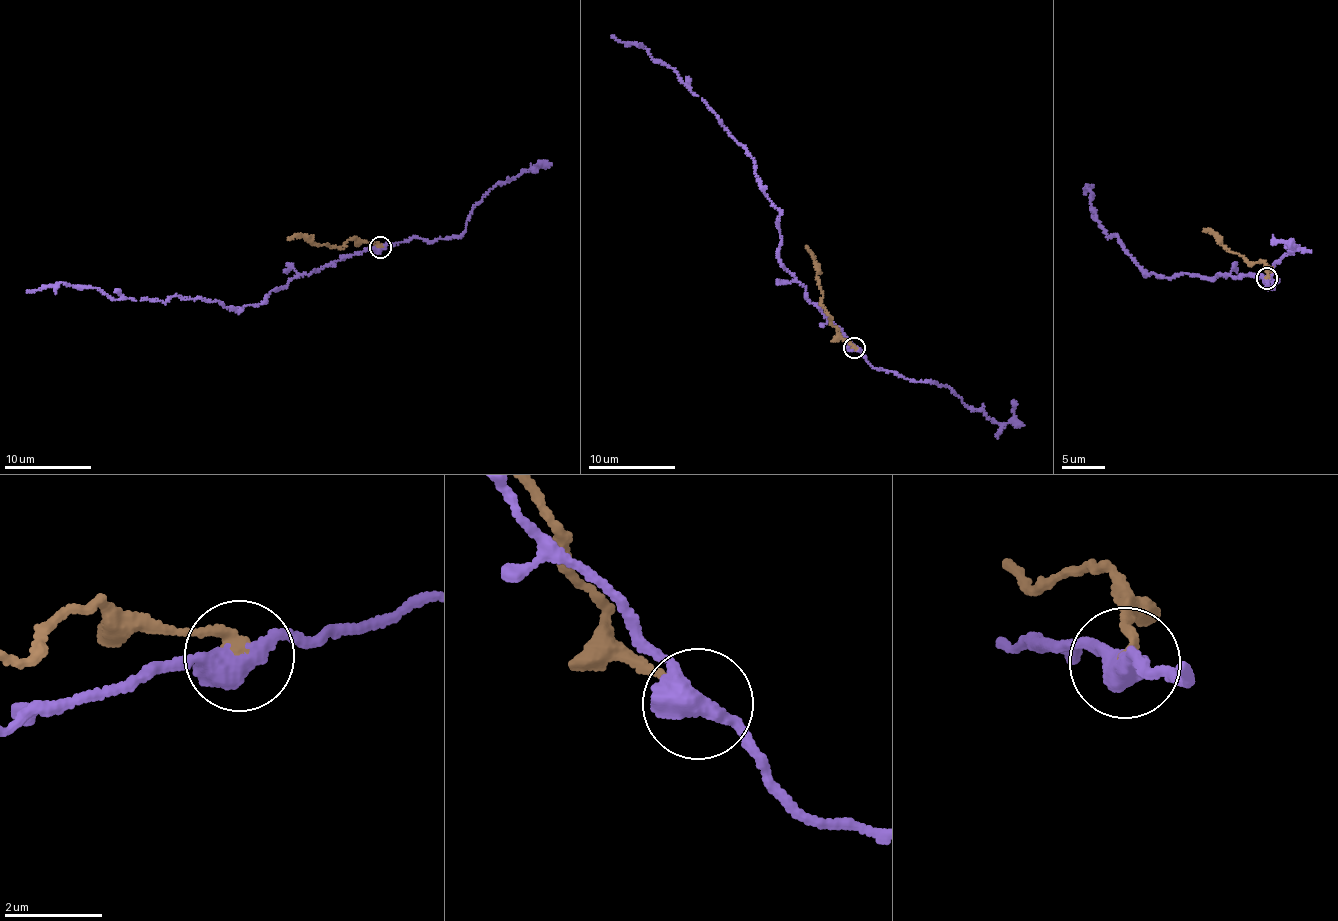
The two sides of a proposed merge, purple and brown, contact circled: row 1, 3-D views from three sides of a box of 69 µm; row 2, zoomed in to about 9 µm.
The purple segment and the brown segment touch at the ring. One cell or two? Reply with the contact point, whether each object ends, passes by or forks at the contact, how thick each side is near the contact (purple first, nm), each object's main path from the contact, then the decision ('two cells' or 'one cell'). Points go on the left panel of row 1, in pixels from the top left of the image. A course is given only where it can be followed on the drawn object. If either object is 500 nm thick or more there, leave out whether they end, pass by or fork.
at (380, 247); purple passes by; brown ends there; 480 nm thick on the purple side, 200 nm on the other; purple runs (381, 246), (296, 276), (263, 303), (241, 309), (178, 296), (163, 302), (113, 299), (59, 282), (26, 292); brown runs (381, 246), (354, 239), (335, 248), (297, 236), (288, 240); two cells

